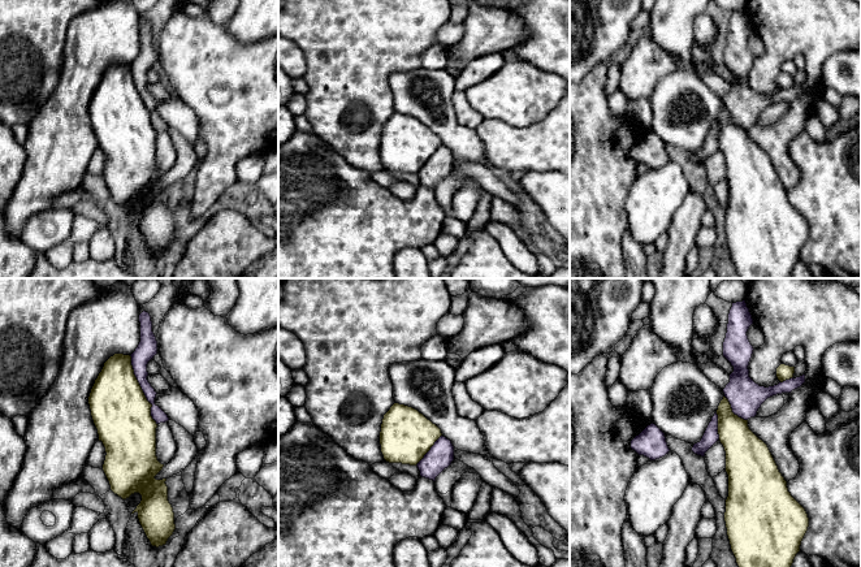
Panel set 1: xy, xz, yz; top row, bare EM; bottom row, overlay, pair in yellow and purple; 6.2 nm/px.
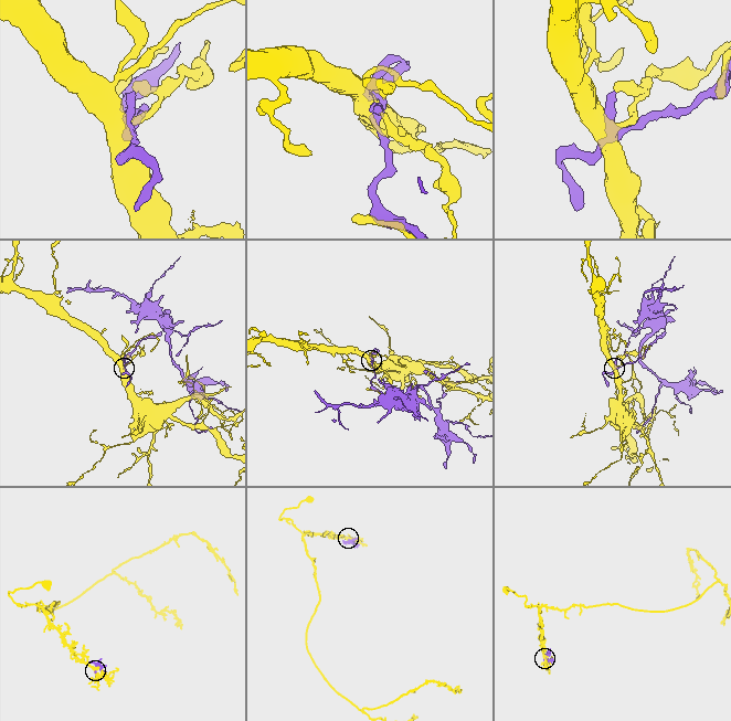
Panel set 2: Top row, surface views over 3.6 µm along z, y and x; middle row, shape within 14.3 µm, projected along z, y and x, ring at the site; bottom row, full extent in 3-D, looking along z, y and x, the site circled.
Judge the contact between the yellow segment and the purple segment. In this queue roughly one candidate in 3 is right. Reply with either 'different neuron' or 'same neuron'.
different neuron

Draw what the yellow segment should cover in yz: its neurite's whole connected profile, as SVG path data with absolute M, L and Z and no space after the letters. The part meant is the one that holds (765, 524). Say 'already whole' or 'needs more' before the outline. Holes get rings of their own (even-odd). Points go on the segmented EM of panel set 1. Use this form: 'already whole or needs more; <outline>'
already whole; M726 397L717 415L728 475L724 521L736 563L739 567L791 567L809 527L808 514L788 492L767 445L749 429L748 420L732 412Z

